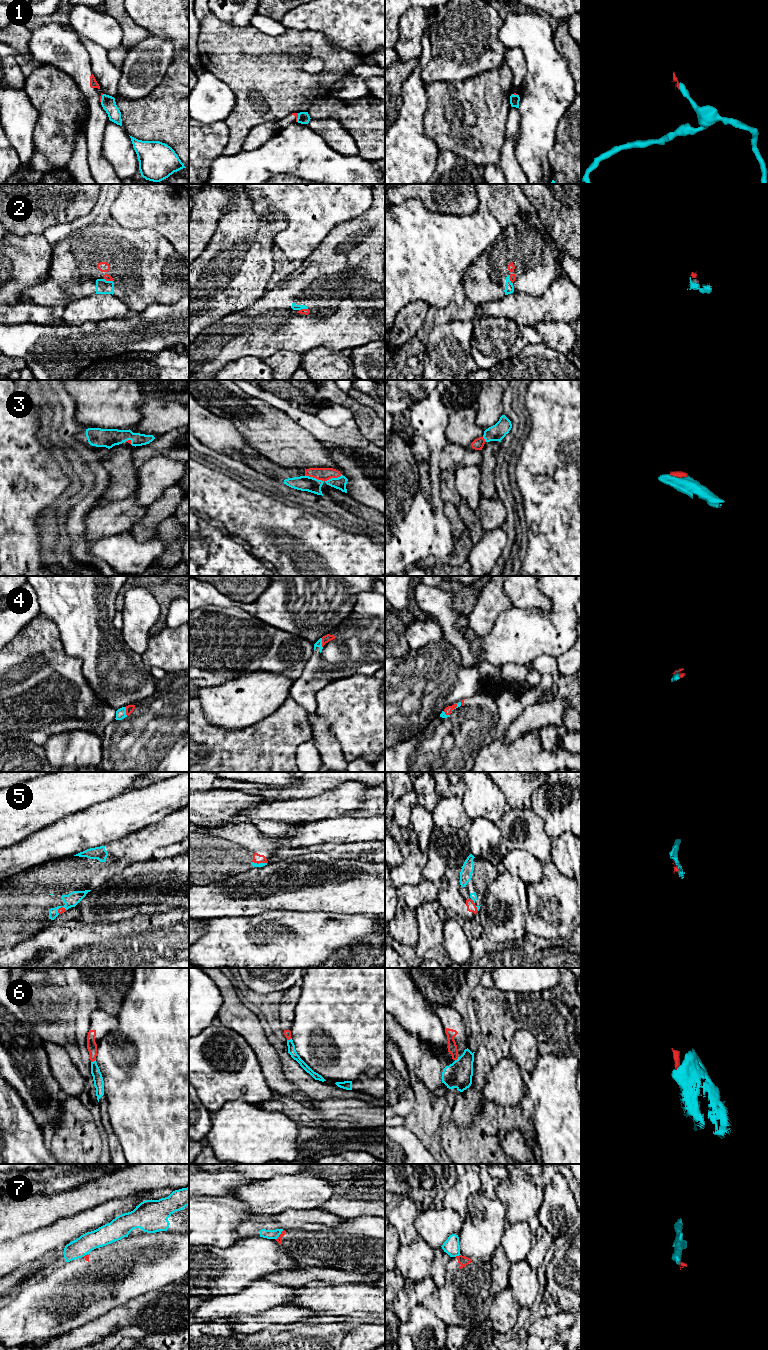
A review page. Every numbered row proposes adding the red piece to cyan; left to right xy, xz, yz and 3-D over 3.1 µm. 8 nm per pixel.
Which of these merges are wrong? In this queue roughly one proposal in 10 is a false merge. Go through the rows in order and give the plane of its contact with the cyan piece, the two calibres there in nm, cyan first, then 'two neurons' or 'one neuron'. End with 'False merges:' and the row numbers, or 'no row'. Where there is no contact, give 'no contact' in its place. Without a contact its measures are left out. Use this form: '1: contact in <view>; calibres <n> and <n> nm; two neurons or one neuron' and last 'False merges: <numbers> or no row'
1: contact in xz; calibres 100 and 30 nm; two neurons
2: contact in yz; calibres 70 and 50 nm; one neuron
3: contact in xz; calibres 130 and 110 nm; one neuron
4: contact in xz; calibres 50 and 60 nm; one neuron
5: contact in xz; calibres 40 and 80 nm; one neuron
6: contact in xy; calibres 80 and 80 nm; one neuron
7: contact in xz; calibres 80 and 50 nm; two neurons
False merges: 1, 7

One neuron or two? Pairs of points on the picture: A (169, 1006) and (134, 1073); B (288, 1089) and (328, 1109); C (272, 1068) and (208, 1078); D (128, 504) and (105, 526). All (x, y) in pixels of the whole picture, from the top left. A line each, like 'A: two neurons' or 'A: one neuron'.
A: one neuron
B: two neurons
C: two neurons
D: one neuron

